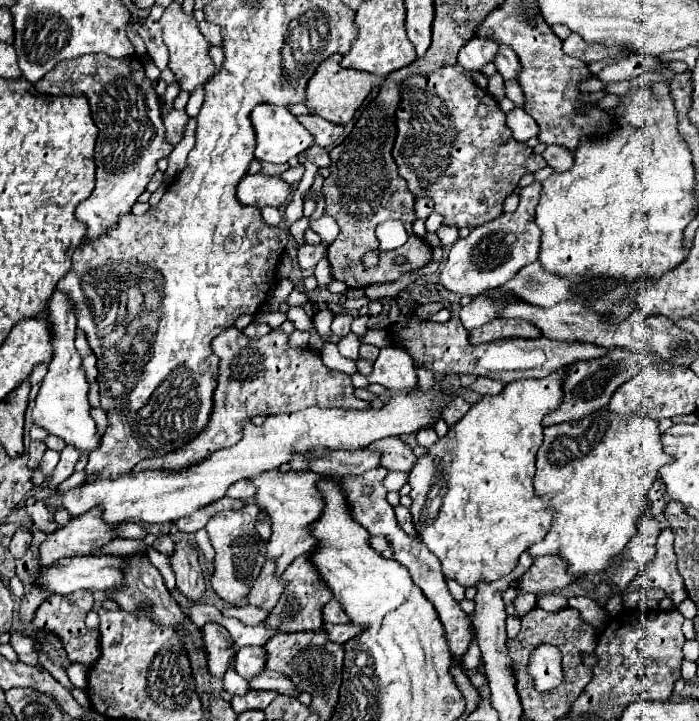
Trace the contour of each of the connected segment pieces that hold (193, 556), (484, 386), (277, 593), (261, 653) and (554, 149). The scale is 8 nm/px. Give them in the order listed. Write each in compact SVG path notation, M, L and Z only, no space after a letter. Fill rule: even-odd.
M178 538L174 544L174 554L170 556L170 566L176 576L178 590L190 598L198 600L204 594L204 574L198 562L198 550L186 538Z
M476 378L476 382L472 382L472 384L468 386L468 390L472 390L472 392L476 392L476 394L484 396L484 394L498 394L498 392L502 392L502 388L504 388L504 386L506 386L506 384L502 384L500 380Z
M266 560L258 580L250 590L248 602L264 610L270 610L274 608L274 604L278 604L284 588L286 588L286 582L282 580L282 576L276 576L276 560Z
M262 646L240 648L234 658L234 668L244 680L252 680L266 666L266 650Z
M546 146L546 150L542 152L542 156L548 162L548 166L552 166L556 172L564 172L574 162L572 152L566 150L566 148L562 148L562 146Z

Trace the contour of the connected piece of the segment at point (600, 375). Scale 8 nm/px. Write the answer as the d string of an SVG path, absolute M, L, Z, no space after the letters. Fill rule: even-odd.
M614 348L610 350L604 358L598 360L588 360L588 362L578 362L572 364L566 370L566 376L562 380L562 390L564 390L564 398L560 408L556 408L554 412L550 412L548 416L544 416L542 426L552 426L552 424L562 424L562 422L570 422L570 420L580 420L582 416L588 416L590 412L606 406L614 394L614 390L628 382L632 376L636 376L644 366L648 364L660 364L662 358L654 356L654 354L638 354L638 352L630 352L630 350L620 350Z

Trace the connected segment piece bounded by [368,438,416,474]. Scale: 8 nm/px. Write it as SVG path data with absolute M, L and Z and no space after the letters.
M386 438L378 440L368 446L368 450L380 450L382 452L382 466L386 470L400 470L400 472L410 472L416 464L416 456L412 454L410 446L404 444L400 438Z

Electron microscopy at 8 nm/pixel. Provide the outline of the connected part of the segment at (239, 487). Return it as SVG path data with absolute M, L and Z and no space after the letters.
M242 480L242 482L234 484L234 486L230 486L228 496L230 496L230 498L240 498L240 500L246 500L246 498L252 498L252 496L254 496L254 492L256 492L254 484L250 484L250 482Z

